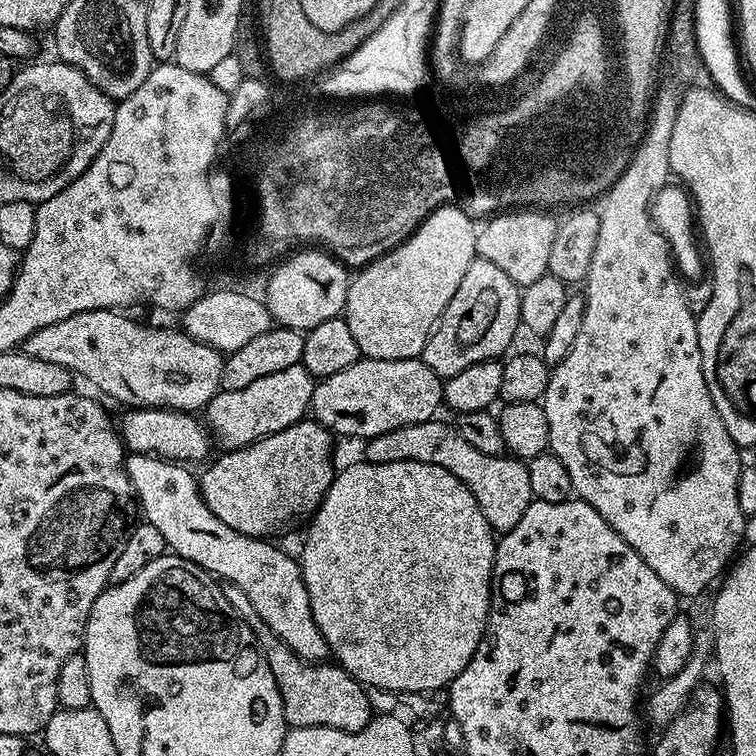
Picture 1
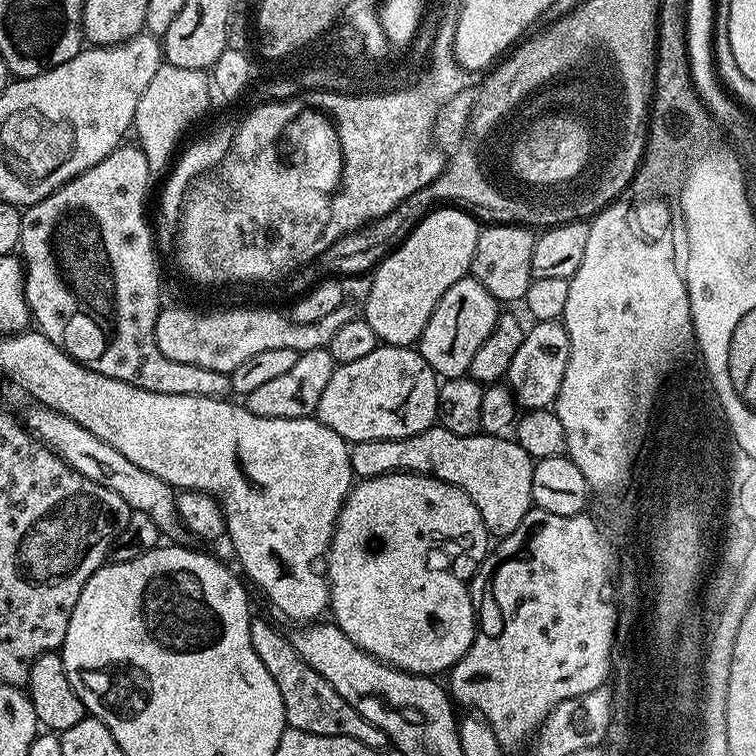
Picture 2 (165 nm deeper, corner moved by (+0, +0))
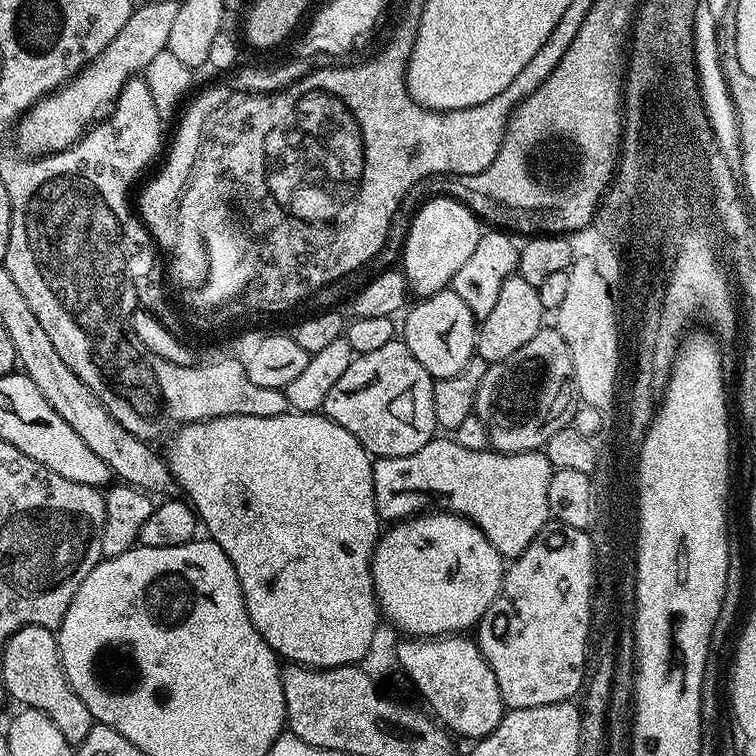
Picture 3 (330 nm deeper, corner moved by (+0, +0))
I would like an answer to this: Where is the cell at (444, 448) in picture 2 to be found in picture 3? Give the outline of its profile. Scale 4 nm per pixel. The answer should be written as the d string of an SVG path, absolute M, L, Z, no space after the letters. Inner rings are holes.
M434 438L430 442L426 442L426 446L422 446L422 450L414 450L414 454L406 454L405 456L381 456L373 463L372 477L374 478L374 502L376 509L380 515L381 521L399 522L406 520L410 516L418 516L429 510L439 510L442 512L455 512L458 516L464 516L471 522L476 524L482 530L482 534L486 534L486 538L495 546L500 555L505 558L515 558L522 554L522 550L526 550L526 546L530 546L530 542L538 534L538 530L542 530L544 525L549 523L550 513L548 510L548 487L550 486L550 478L553 474L551 462L544 457L543 451L534 452L498 452L495 450L466 450L466 446L458 446L458 442L454 438L444 438L448 440L440 440Z

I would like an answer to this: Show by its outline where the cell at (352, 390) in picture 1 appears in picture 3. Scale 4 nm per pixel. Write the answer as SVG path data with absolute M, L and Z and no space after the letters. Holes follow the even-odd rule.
M397 338L379 350L370 350L370 354L353 355L342 378L326 394L322 412L338 426L350 430L373 457L414 454L438 432L432 381L422 362L410 354L403 339Z

